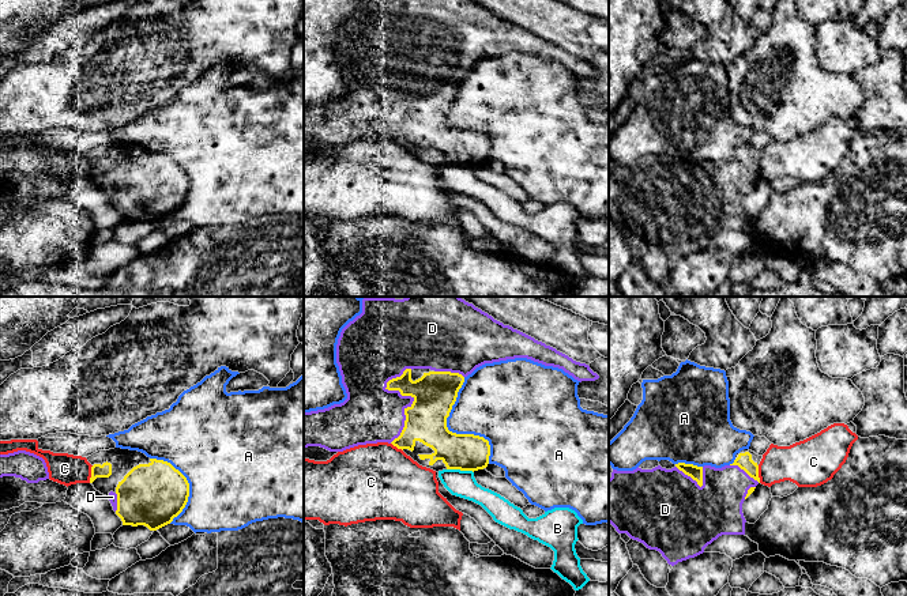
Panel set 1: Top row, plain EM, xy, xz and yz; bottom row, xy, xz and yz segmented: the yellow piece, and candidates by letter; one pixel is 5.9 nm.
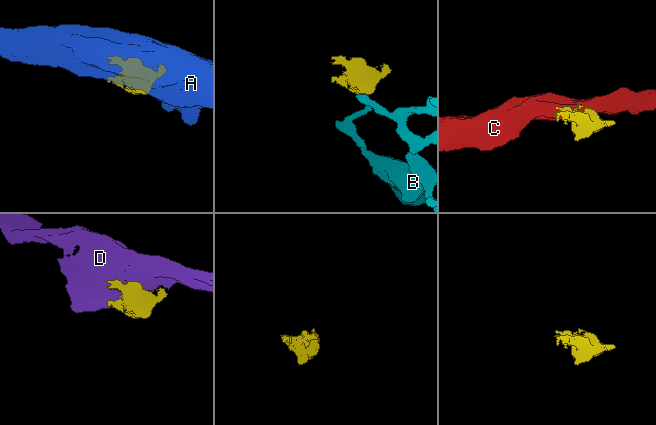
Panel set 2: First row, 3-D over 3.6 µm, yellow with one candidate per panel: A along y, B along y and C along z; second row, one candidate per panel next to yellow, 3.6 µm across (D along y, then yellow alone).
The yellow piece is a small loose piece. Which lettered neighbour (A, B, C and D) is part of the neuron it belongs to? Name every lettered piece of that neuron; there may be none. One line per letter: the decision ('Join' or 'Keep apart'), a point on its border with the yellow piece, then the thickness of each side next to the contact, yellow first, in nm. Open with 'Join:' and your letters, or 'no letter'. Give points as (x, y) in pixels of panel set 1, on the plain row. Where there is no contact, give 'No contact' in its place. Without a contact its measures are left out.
Join: D
A: Keep apart. Touches yellow at xz (454, 128). Thickness 240 nm (yellow) against 360 nm
B: Keep apart. Touches yellow at xz (460, 165). Thickness 220 nm (yellow) against 160 nm
C: Keep apart. Touches yellow at xy (91, 169). Thickness 80 nm (yellow) against 180 nm
D: Join. Touches yellow at xz (409, 90). Thickness 260 nm (yellow) against 340 nm

